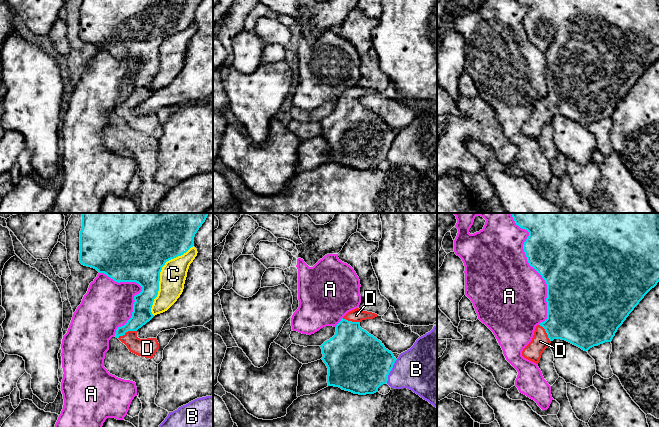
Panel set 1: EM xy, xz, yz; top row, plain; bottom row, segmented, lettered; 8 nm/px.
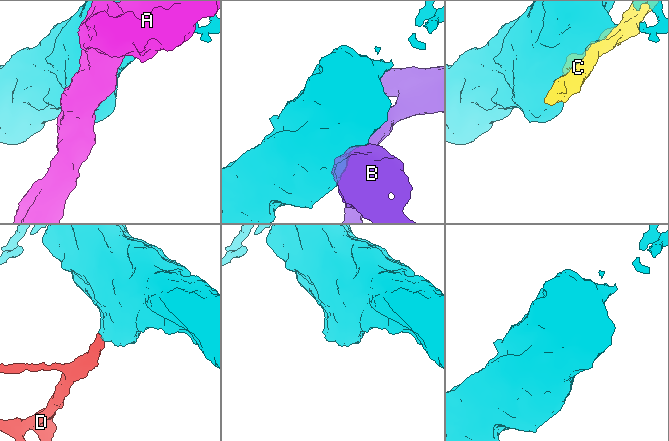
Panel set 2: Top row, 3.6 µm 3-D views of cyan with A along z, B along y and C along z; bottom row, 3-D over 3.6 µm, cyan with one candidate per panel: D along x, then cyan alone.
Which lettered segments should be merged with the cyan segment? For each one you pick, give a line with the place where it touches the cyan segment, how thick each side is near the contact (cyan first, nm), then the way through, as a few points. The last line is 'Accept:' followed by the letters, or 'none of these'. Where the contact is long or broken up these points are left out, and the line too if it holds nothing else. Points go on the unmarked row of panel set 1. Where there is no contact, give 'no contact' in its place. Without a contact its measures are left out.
D: xy (127, 107) | 150/150 nm | across xy (141, 90), (127, 107), (141, 123), (147, 124)
Accept: D

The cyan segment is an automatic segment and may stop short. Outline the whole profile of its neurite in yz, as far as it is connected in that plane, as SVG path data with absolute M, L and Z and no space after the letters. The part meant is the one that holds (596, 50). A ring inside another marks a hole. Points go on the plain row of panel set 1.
M516 0L529 8L523 20L527 37L547 60L547 95L536 102L531 118L523 125L522 132L536 140L554 115L565 116L584 127L605 118L611 118L618 104L629 90L659 58L659 0Z

